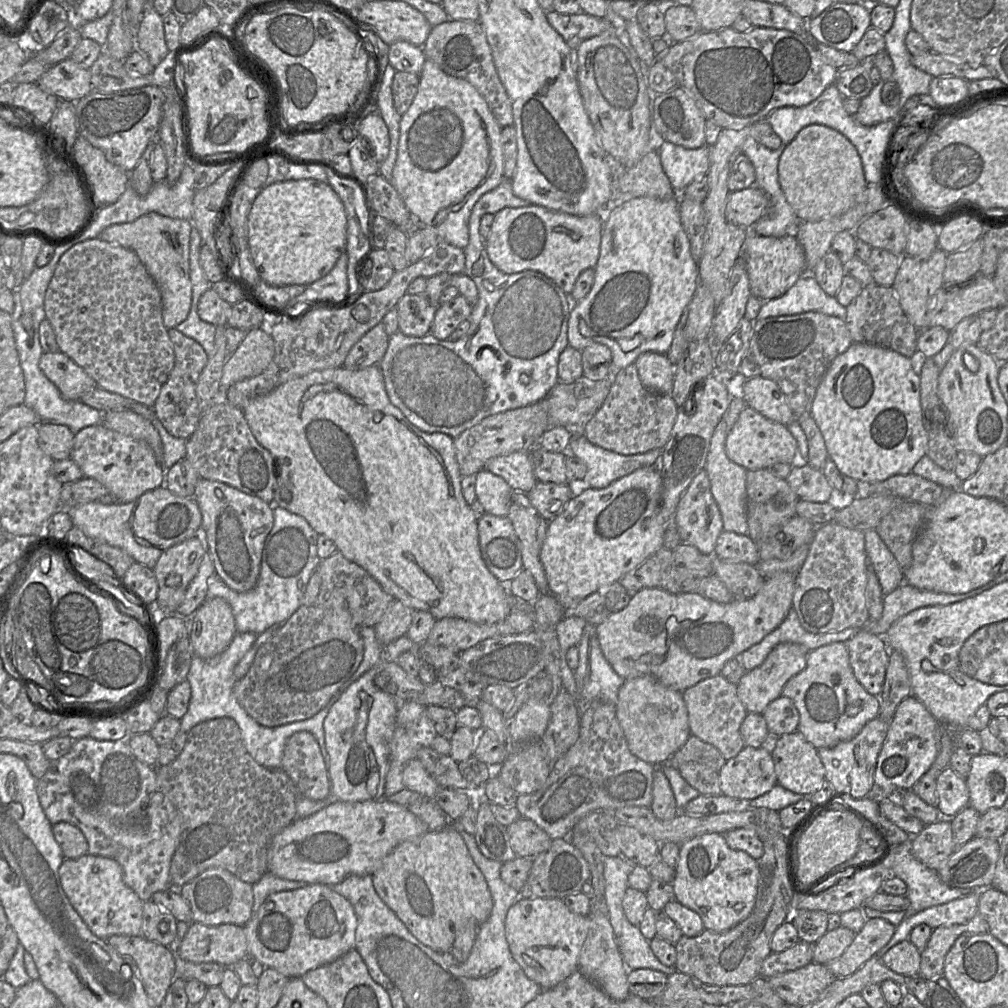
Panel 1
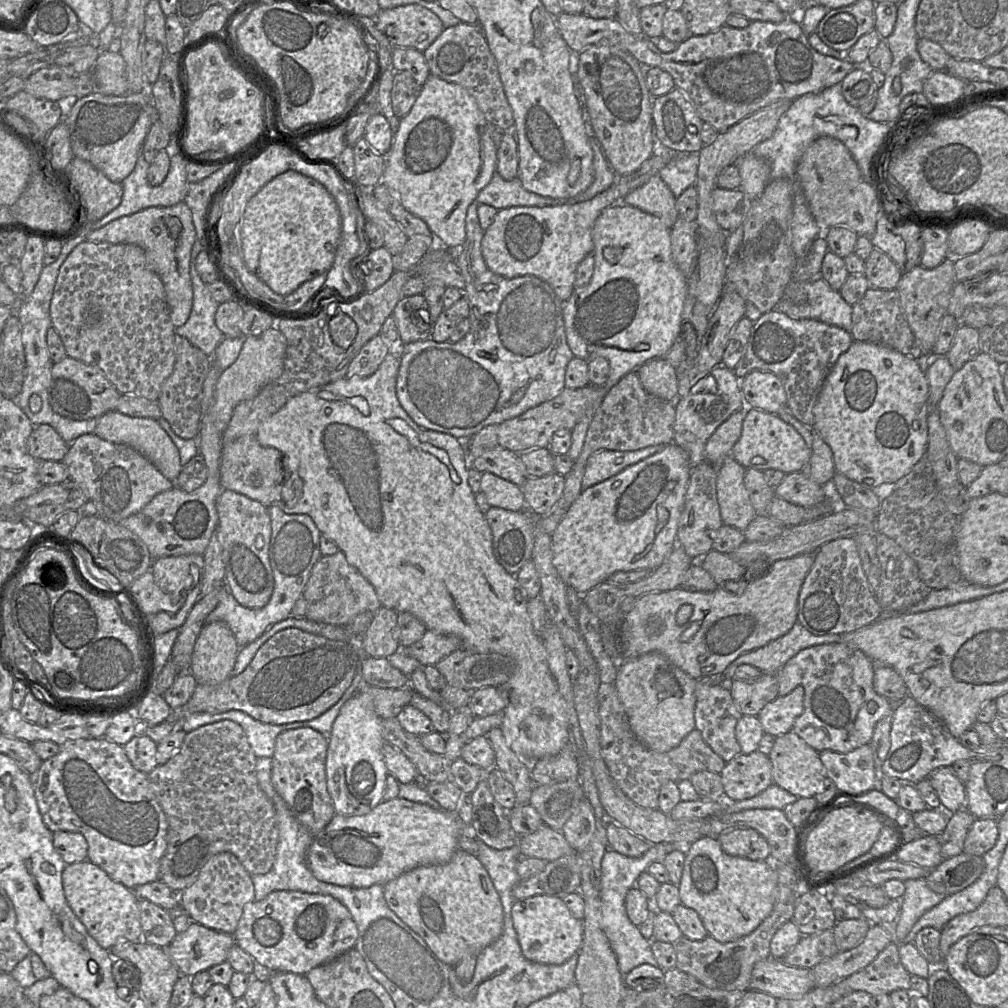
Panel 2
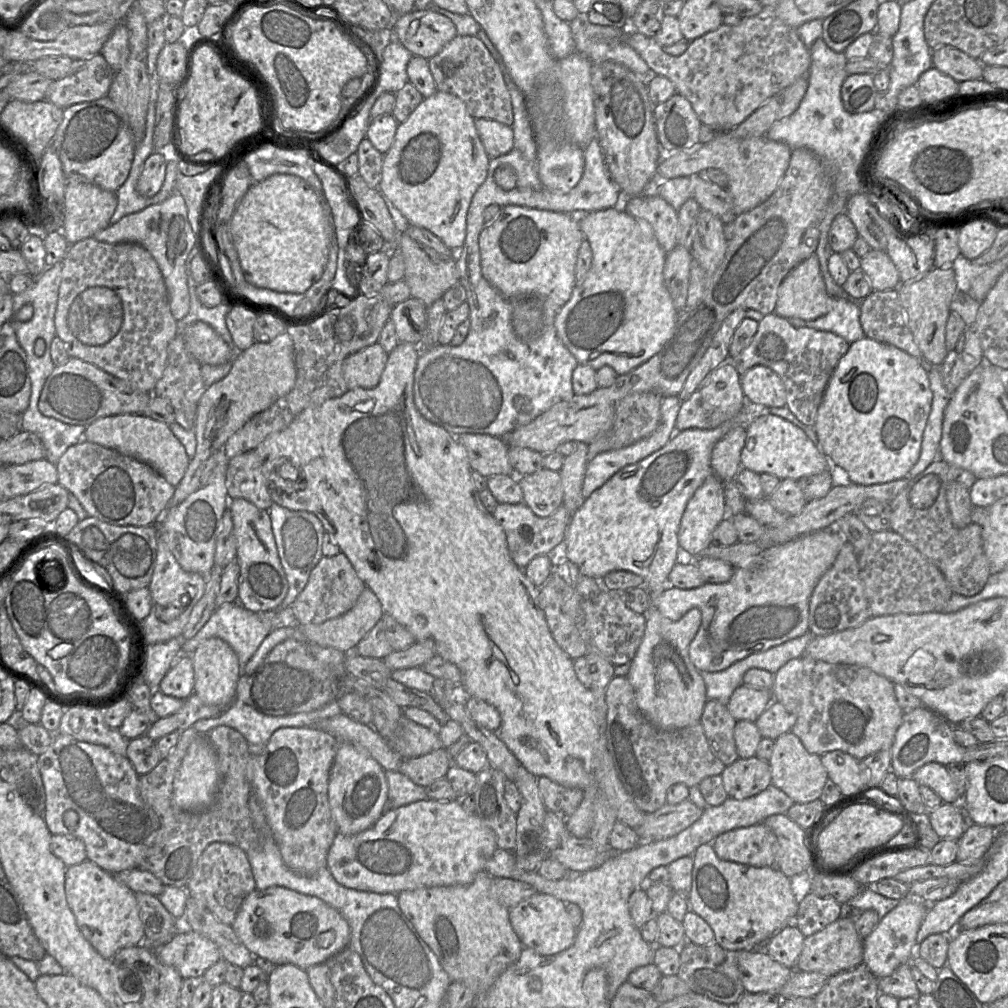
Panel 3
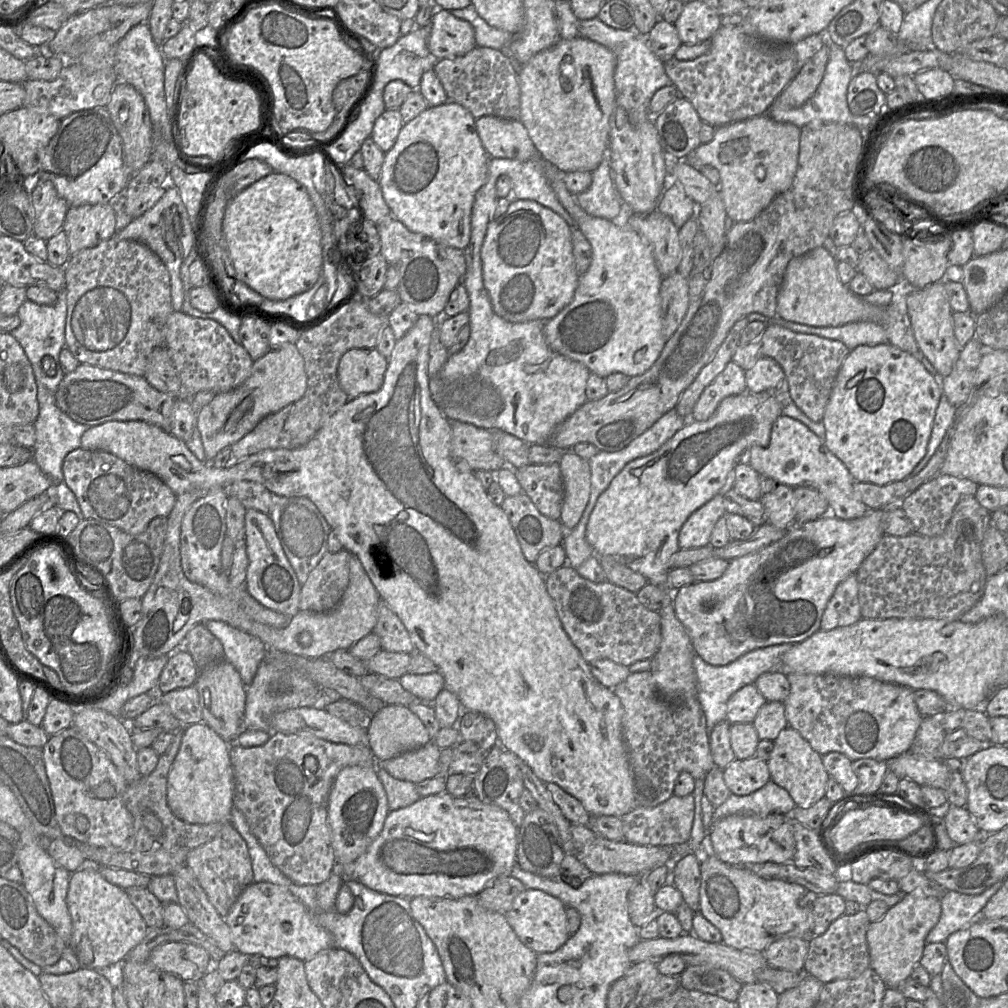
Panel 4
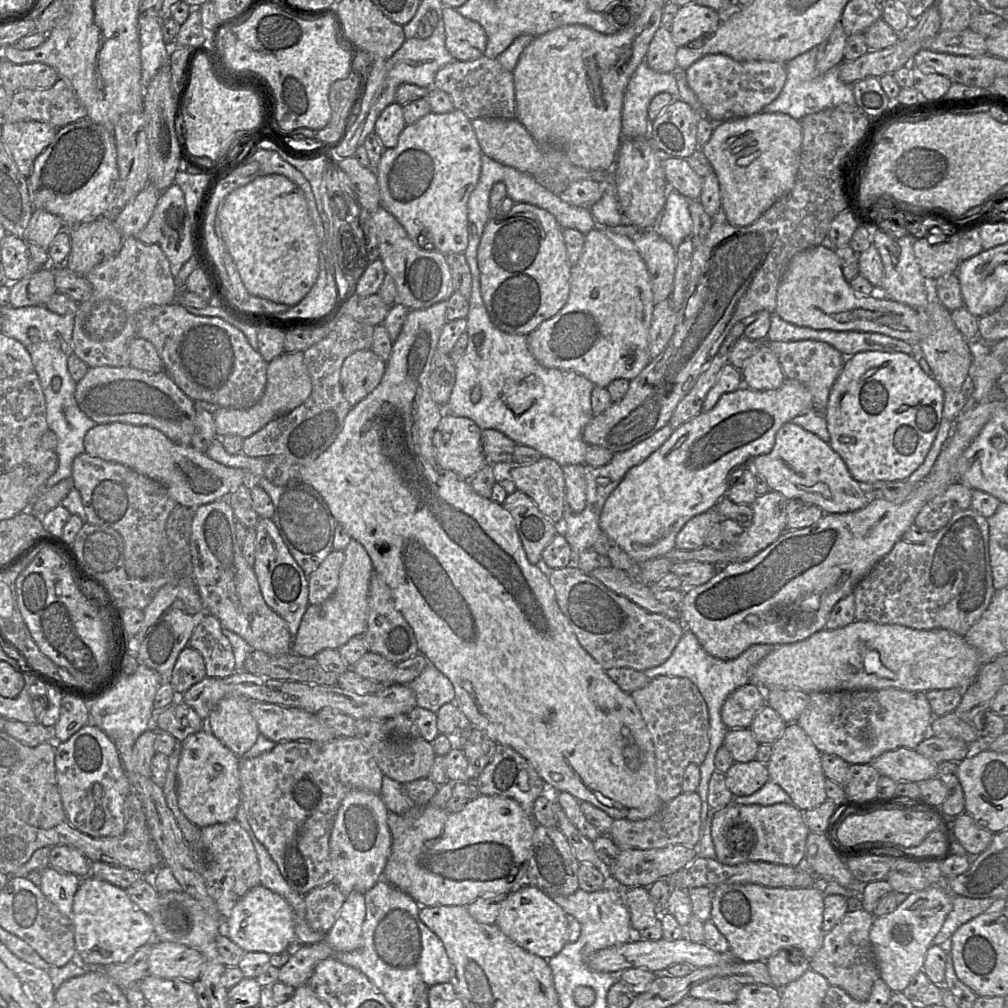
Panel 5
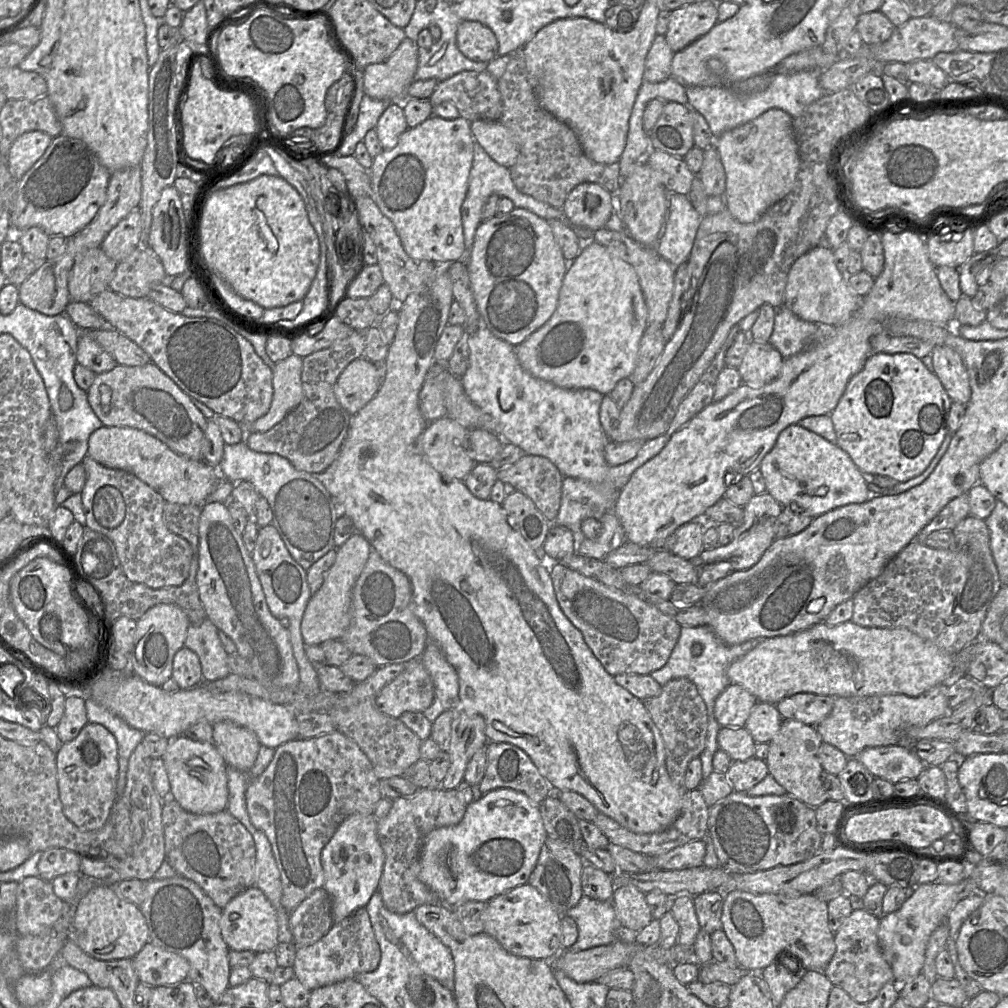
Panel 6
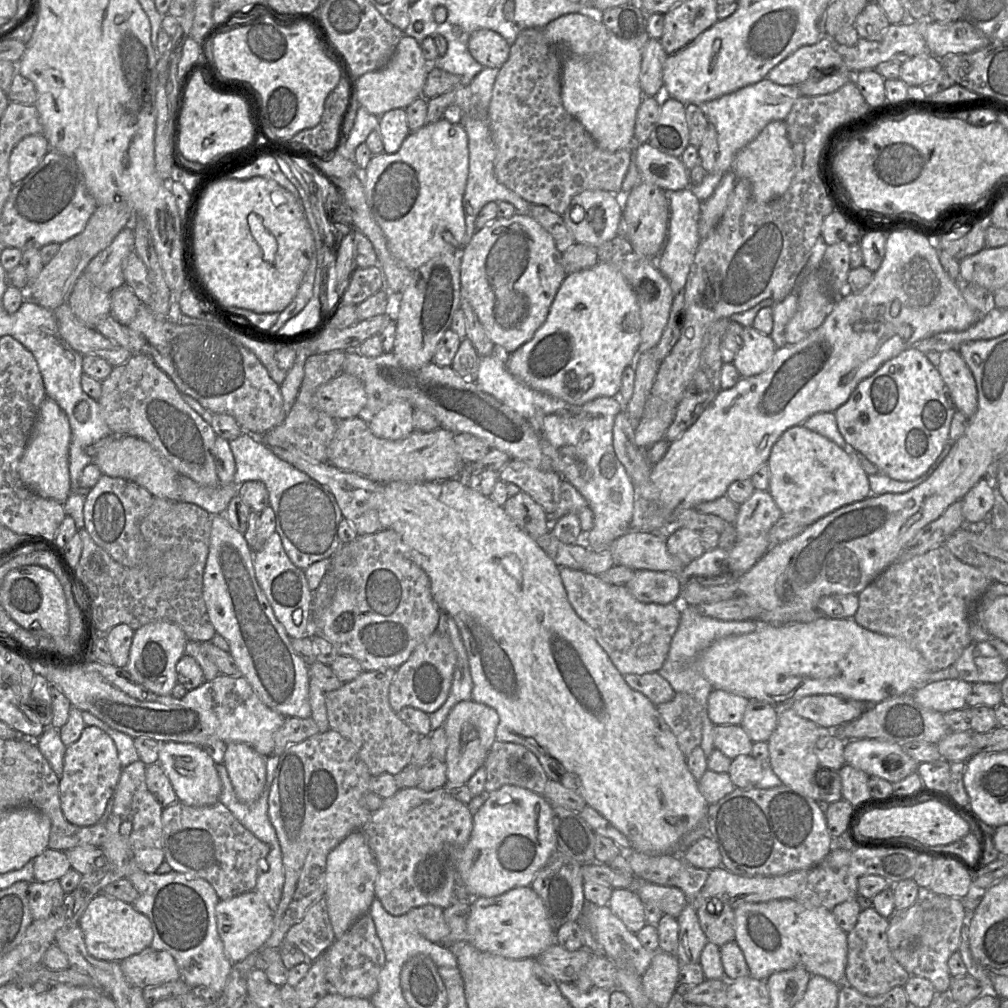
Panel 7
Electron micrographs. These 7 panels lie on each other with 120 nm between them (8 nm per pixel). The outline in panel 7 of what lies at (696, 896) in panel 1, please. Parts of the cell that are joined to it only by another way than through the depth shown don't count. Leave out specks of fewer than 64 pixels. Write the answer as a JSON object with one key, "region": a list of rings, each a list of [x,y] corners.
{"region":[[[779,899],[760,903],[744,903],[734,909],[735,941],[744,954],[750,976],[766,981],[776,973],[802,967],[809,974],[819,975],[841,985],[845,984],[847,964],[847,933],[844,932],[832,912],[826,908],[806,907],[794,899]]]}

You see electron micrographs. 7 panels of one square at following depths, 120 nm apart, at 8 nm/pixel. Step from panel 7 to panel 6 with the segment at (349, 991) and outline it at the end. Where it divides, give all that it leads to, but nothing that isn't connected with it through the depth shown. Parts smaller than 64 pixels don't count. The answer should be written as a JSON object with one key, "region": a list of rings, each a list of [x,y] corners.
{"region":[[[360,908],[344,920],[334,923],[329,932],[316,943],[298,947],[292,968],[294,978],[312,991],[377,969],[381,960],[379,943],[366,908]]]}

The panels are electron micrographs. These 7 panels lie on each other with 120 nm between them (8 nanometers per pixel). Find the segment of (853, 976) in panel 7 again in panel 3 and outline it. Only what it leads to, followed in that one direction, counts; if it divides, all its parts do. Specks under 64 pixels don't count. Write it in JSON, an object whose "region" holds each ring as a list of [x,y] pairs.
{"region":[[[852,917],[839,918],[821,931],[806,937],[796,970],[832,977],[856,968],[863,963],[864,939],[857,933]]]}

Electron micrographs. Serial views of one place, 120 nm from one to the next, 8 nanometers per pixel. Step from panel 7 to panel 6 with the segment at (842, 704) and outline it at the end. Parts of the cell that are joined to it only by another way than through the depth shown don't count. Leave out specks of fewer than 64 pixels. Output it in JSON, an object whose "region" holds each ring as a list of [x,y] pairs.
{"region":[[[798,693],[782,699],[775,705],[783,720],[795,720],[816,727],[830,714],[835,698]]]}

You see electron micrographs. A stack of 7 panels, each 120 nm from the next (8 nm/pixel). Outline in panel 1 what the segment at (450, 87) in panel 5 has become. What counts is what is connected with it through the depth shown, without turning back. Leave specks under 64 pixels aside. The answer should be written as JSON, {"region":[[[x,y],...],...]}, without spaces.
{"region":[[[450,19],[434,26],[422,48],[426,59],[432,60],[443,72],[472,84],[485,99],[495,120],[502,128],[513,126],[512,102],[499,79],[491,49],[479,21]]]}

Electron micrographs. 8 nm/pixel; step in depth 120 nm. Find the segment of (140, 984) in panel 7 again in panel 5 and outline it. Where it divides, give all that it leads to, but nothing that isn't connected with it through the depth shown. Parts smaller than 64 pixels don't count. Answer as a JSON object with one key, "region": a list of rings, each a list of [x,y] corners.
{"region":[[[154,941],[148,956],[148,974],[162,979],[198,979],[202,965],[201,954],[185,945]]]}

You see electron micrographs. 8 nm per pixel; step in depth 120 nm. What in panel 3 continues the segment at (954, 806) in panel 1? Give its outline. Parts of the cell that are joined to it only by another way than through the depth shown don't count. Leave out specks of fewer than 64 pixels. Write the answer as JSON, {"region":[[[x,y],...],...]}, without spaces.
{"region":[[[930,762],[919,767],[912,776],[919,785],[925,785],[935,791],[943,803],[958,804],[958,793],[948,768],[938,762]]]}

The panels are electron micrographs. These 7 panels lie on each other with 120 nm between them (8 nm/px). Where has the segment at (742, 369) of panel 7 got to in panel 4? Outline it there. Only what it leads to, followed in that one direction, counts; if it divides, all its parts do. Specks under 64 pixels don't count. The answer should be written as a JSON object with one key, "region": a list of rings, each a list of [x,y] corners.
{"region":[[[773,358],[758,359],[745,371],[747,391],[788,398],[788,382],[780,364]]]}

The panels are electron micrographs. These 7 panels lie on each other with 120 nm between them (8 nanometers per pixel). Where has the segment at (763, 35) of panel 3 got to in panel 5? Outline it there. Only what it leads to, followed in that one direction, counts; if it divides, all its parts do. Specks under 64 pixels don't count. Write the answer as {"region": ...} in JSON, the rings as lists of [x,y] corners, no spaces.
{"region":[[[724,54],[706,55],[683,73],[688,86],[701,104],[704,116],[715,124],[762,112],[766,105],[778,97],[787,78],[786,63],[776,61],[738,62]]]}

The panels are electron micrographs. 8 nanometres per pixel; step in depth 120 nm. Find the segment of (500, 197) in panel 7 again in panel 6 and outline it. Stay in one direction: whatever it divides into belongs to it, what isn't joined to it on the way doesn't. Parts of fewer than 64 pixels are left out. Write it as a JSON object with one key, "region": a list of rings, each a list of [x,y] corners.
{"region":[[[474,141],[473,163],[468,178],[468,190],[461,206],[461,220],[465,243],[464,257],[461,261],[465,264],[468,262],[468,258],[470,256],[476,230],[482,222],[482,210],[484,204],[486,203],[488,197],[493,194],[500,197],[506,197],[512,201],[514,207],[527,209],[545,220],[556,219],[562,223],[570,225],[562,208],[554,208],[544,202],[534,199],[531,196],[521,193],[512,181],[510,170],[492,160],[483,148]]]}

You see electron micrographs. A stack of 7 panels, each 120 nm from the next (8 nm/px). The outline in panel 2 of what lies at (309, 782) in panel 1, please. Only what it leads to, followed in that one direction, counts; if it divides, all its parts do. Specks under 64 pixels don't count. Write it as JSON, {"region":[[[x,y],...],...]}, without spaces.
{"region":[[[310,727],[286,730],[276,738],[271,781],[289,810],[310,834],[319,835],[336,814],[327,789],[326,758],[329,741]]]}

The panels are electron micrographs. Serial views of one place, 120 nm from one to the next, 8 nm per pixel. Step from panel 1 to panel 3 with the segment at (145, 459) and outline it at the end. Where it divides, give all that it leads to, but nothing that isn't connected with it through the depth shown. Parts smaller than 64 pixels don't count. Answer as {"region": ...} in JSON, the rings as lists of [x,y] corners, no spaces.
{"region":[[[88,441],[70,446],[56,467],[57,483],[79,500],[89,517],[116,526],[157,523],[175,491],[175,487],[150,465]]]}

